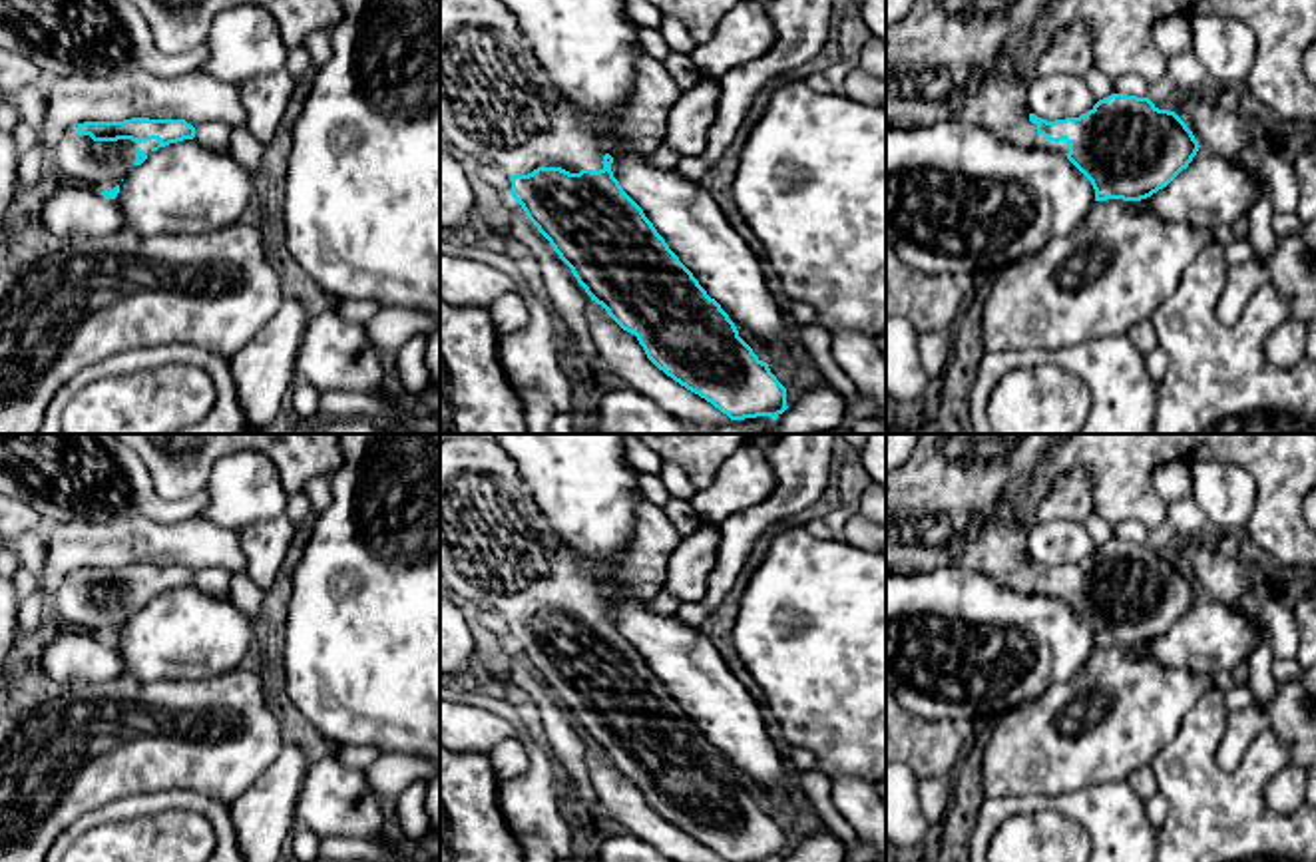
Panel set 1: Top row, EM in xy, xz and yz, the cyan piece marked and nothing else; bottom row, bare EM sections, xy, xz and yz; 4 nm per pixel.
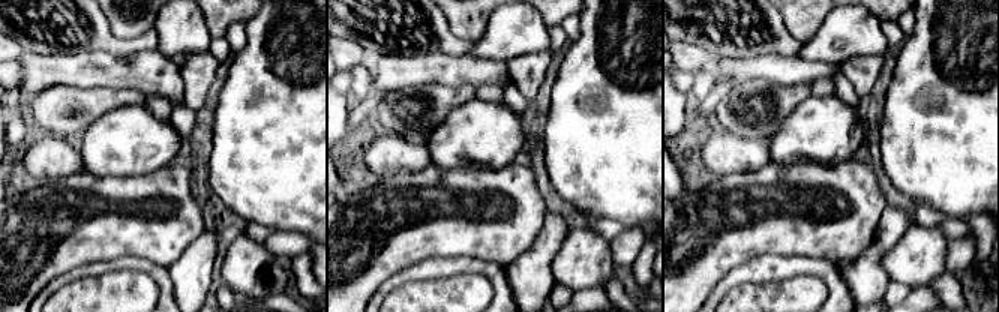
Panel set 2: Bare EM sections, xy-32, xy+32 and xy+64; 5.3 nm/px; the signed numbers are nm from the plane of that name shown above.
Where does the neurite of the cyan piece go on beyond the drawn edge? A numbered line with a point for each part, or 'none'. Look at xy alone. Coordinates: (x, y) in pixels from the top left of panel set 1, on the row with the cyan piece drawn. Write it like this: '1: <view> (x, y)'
1: xy (102, 166)

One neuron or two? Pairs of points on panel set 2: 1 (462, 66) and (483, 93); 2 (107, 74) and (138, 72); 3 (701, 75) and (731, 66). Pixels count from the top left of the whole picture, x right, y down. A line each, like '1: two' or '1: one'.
1: two
2: one
3: two

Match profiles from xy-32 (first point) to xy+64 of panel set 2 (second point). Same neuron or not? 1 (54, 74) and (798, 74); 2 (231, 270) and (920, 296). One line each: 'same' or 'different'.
1: same
2: different

